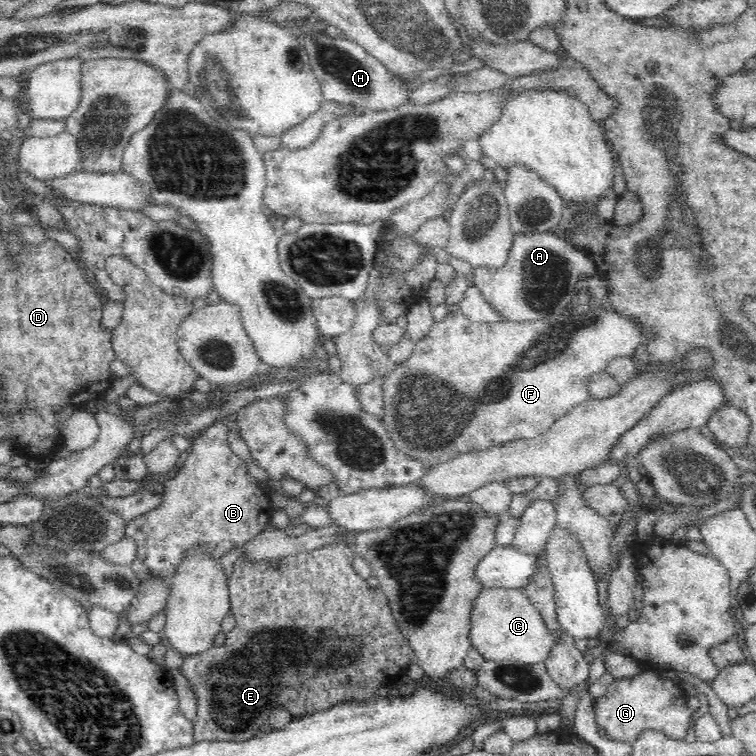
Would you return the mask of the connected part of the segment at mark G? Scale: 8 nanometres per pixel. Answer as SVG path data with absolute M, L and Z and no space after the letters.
M651 667L637 675L614 679L603 696L594 699L595 721L604 728L610 740L634 744L646 730L656 730L674 740L683 741L689 733L692 709L686 705L687 687L672 679L660 677Z

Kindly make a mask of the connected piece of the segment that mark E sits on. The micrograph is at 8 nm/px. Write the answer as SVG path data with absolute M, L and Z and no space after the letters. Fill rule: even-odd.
M338 541L312 551L288 554L288 556L279 557L277 560L270 558L255 562L251 558L243 558L243 555L236 560L234 570L228 579L231 611L235 615L236 627L227 634L226 642L222 646L214 646L200 652L200 654L185 657L180 668L197 697L197 717L193 722L195 742L202 742L202 740L230 740L234 742L250 740L260 734L260 728L268 722L268 718L272 714L272 706L273 708L283 706L293 718L302 718L302 716L314 714L314 712L330 710L334 704L351 702L352 700L356 702L372 700L374 696L377 696L376 690L380 686L387 686L386 684L394 678L399 680L405 677L410 664L417 662L416 655L410 647L408 639L399 631L396 619L392 616L392 609L388 605L388 599L382 593L380 586L372 588L368 584L368 580L360 577L360 574L352 567L354 556L352 547L348 547L344 541Z

